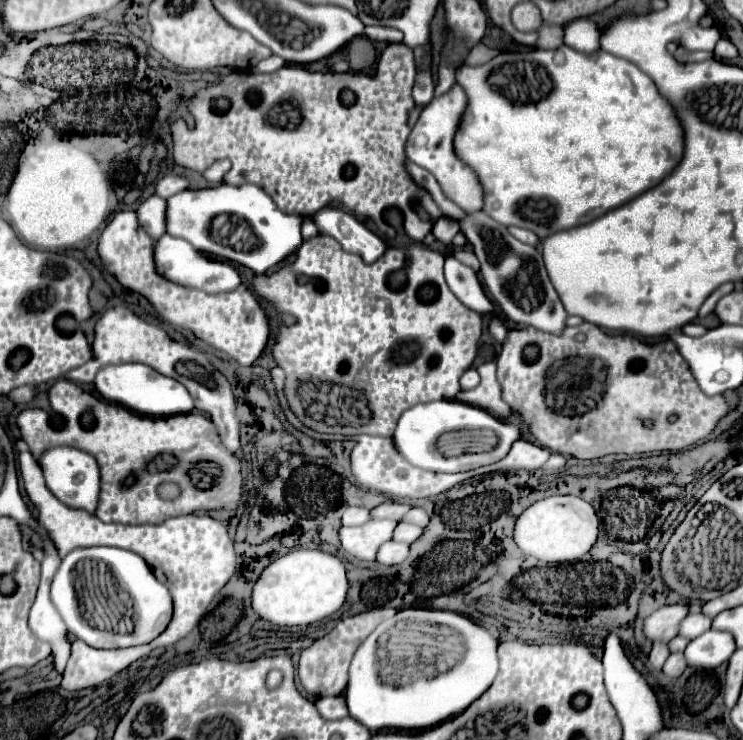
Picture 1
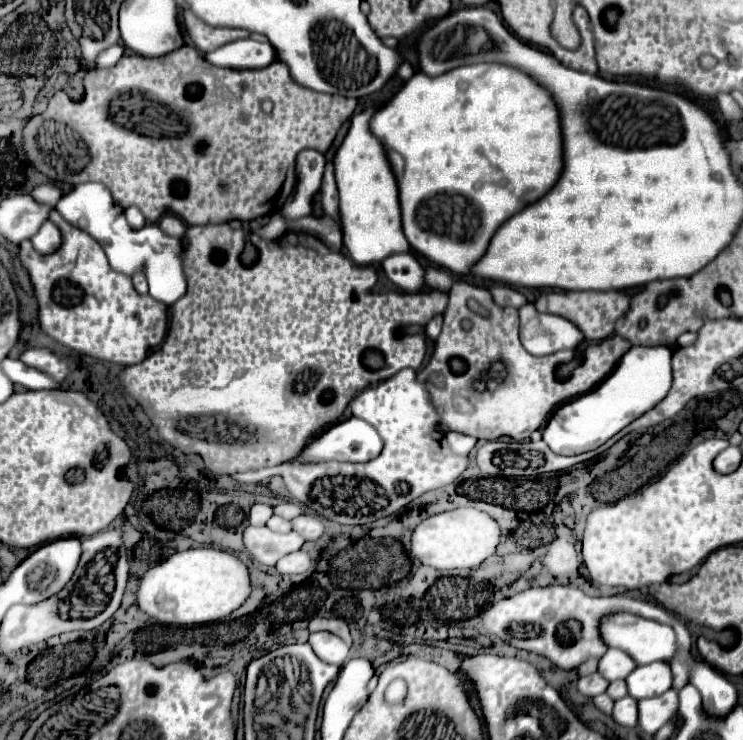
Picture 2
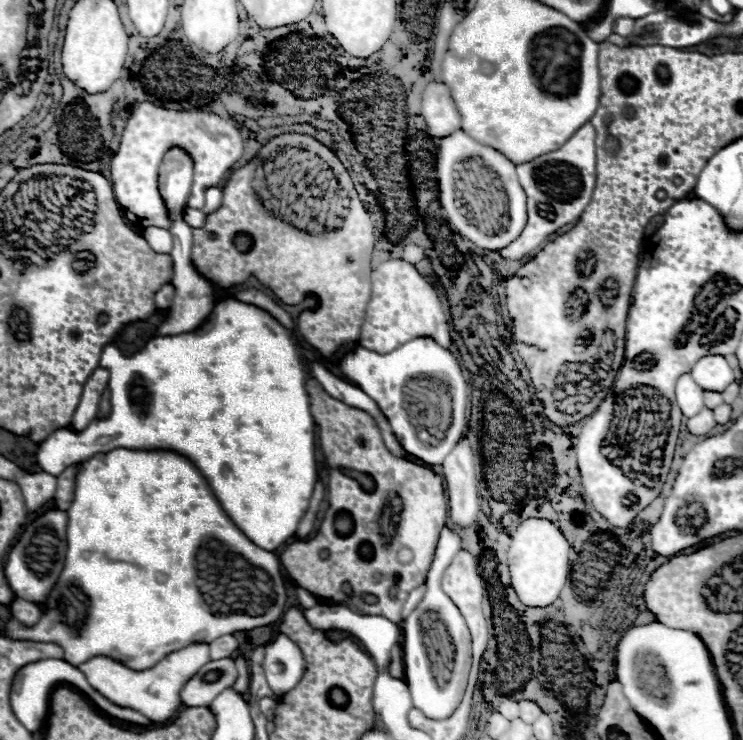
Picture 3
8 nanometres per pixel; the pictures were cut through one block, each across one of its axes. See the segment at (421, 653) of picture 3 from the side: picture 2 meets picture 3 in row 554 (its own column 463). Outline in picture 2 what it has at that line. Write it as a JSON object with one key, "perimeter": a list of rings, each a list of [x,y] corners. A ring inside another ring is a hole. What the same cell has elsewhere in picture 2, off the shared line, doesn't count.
{"perimeter":[[[448,432],[448,444],[454,454],[466,456],[476,446],[476,438],[466,436],[466,434],[458,434],[458,432]]]}

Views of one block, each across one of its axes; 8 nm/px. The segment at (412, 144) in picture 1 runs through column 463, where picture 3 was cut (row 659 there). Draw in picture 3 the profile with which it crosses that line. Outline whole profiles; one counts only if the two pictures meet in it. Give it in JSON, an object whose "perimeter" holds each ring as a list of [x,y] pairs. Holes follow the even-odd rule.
{"perimeter":[[[202,642],[202,644],[192,644],[182,650],[176,650],[176,652],[168,654],[166,658],[162,658],[156,666],[146,668],[146,670],[132,670],[106,656],[94,656],[92,660],[80,664],[78,668],[80,668],[80,672],[84,672],[90,686],[96,688],[108,700],[112,700],[114,704],[134,708],[154,722],[166,722],[182,706],[180,688],[184,686],[184,680],[194,676],[194,672],[198,672],[208,662],[210,662],[208,644]]]}

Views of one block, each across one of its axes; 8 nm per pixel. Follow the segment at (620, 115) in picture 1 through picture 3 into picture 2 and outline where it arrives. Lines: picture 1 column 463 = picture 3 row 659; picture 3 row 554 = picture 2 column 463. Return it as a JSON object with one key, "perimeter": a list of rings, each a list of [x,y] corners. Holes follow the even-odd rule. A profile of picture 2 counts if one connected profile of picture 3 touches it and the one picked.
{"perimeter":[[[506,64],[460,66],[442,76],[436,76],[436,78],[416,72],[398,90],[398,94],[394,94],[394,98],[374,114],[370,126],[372,126],[372,132],[382,140],[386,154],[390,158],[392,170],[396,174],[398,188],[400,188],[402,226],[404,226],[404,234],[406,234],[410,246],[416,248],[416,252],[420,252],[422,256],[426,256],[432,264],[448,268],[450,272],[454,272],[458,276],[470,274],[474,264],[486,254],[486,248],[488,248],[494,232],[510,216],[514,216],[522,208],[534,204],[532,200],[540,200],[554,186],[554,180],[558,180],[558,176],[562,174],[562,128],[558,124],[558,108],[554,104],[554,98],[550,96],[550,92],[546,92],[546,88],[542,88],[538,82],[534,82],[534,78],[526,78],[526,72],[518,72],[518,68],[510,68]]]}

